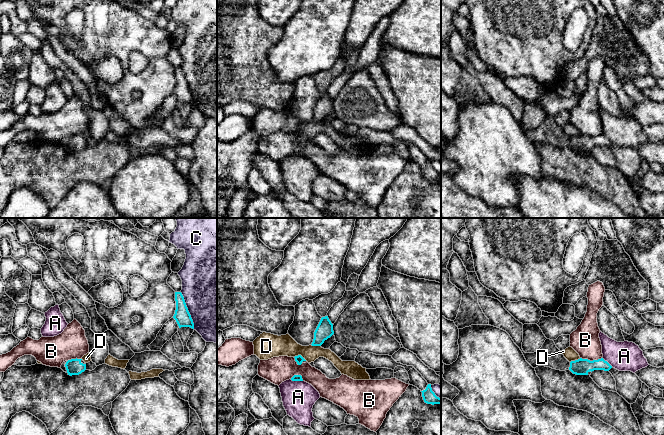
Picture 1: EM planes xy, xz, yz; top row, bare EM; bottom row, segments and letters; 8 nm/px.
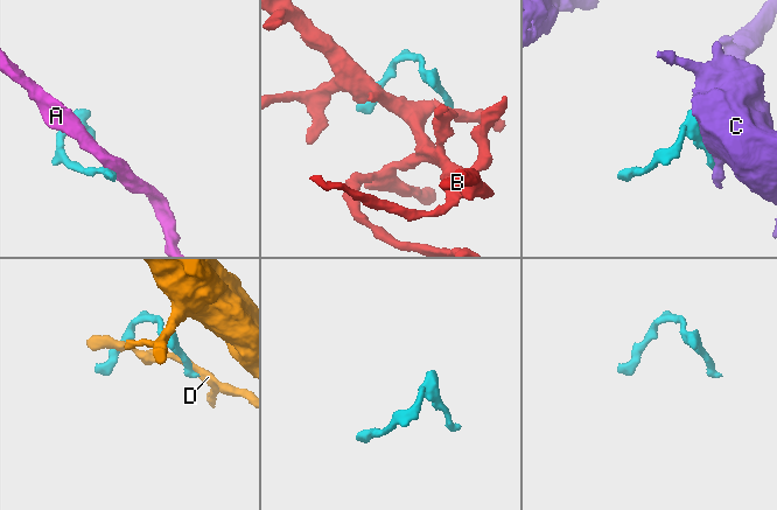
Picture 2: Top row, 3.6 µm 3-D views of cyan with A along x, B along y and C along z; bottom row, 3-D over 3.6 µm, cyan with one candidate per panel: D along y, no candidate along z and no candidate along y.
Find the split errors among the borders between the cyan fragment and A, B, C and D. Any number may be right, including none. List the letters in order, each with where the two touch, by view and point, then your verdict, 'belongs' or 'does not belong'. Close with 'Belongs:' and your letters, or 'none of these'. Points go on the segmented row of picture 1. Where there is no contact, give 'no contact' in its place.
A: contact xz (296, 380); does not belong
B: contact yz (591, 361); does not belong
C: contact xy (187, 310); does not belong
D: contact xz (300, 355); does not belong
Belongs: none of these

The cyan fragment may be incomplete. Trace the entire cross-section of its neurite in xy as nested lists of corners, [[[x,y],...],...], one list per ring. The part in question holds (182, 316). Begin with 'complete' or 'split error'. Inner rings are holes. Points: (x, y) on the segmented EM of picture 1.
complete | [[[175,292],[176,310],[173,318],[176,320],[179,328],[190,327],[194,329],[194,323],[186,306],[181,292]]]

